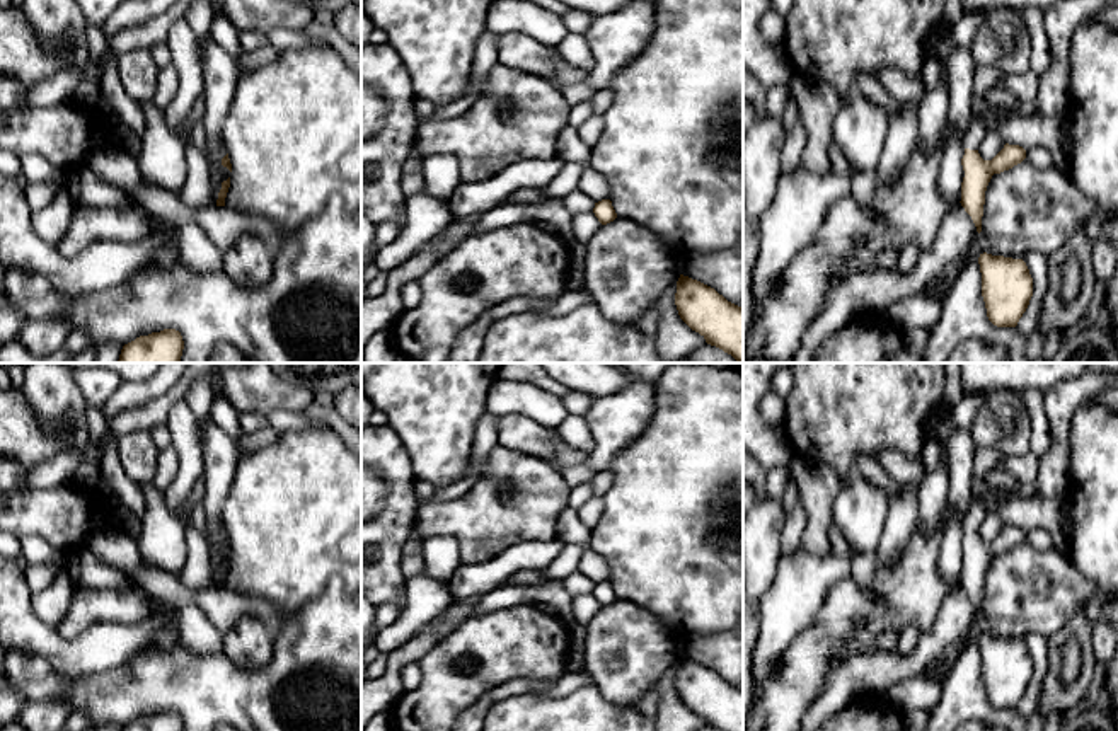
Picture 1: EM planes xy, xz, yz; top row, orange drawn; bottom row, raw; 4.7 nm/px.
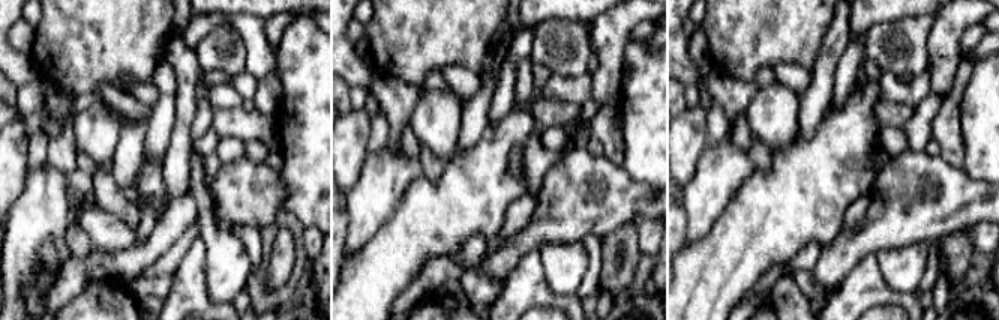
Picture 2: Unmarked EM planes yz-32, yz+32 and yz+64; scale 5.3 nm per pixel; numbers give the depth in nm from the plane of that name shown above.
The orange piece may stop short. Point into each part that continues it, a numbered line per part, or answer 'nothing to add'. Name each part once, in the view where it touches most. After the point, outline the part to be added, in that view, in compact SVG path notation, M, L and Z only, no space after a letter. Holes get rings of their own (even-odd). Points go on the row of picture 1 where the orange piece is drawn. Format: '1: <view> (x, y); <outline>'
1: yz (975, 130); M971 116L963 138L963 147L970 150L978 150L987 131L988 128L983 119L980 116Z

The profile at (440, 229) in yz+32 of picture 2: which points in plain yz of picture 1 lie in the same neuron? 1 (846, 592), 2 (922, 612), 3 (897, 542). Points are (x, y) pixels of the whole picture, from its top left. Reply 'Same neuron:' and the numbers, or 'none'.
Same neuron: 1, 2

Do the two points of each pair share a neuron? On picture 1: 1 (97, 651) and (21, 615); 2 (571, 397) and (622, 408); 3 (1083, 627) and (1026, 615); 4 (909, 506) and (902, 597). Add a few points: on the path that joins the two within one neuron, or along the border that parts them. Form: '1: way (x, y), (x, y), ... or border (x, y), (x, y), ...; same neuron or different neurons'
1: way (79, 651), (58, 651), (40, 634); same neuron
2: border (595, 399), (585, 416); different neurons
3: border (1081, 612), (1047, 638); different neurons
4: border (914, 529), (900, 558), (890, 568), (876, 564); different neurons

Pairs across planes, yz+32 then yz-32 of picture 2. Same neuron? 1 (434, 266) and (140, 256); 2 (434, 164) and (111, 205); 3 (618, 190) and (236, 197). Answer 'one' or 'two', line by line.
1: one
2: one
3: one

